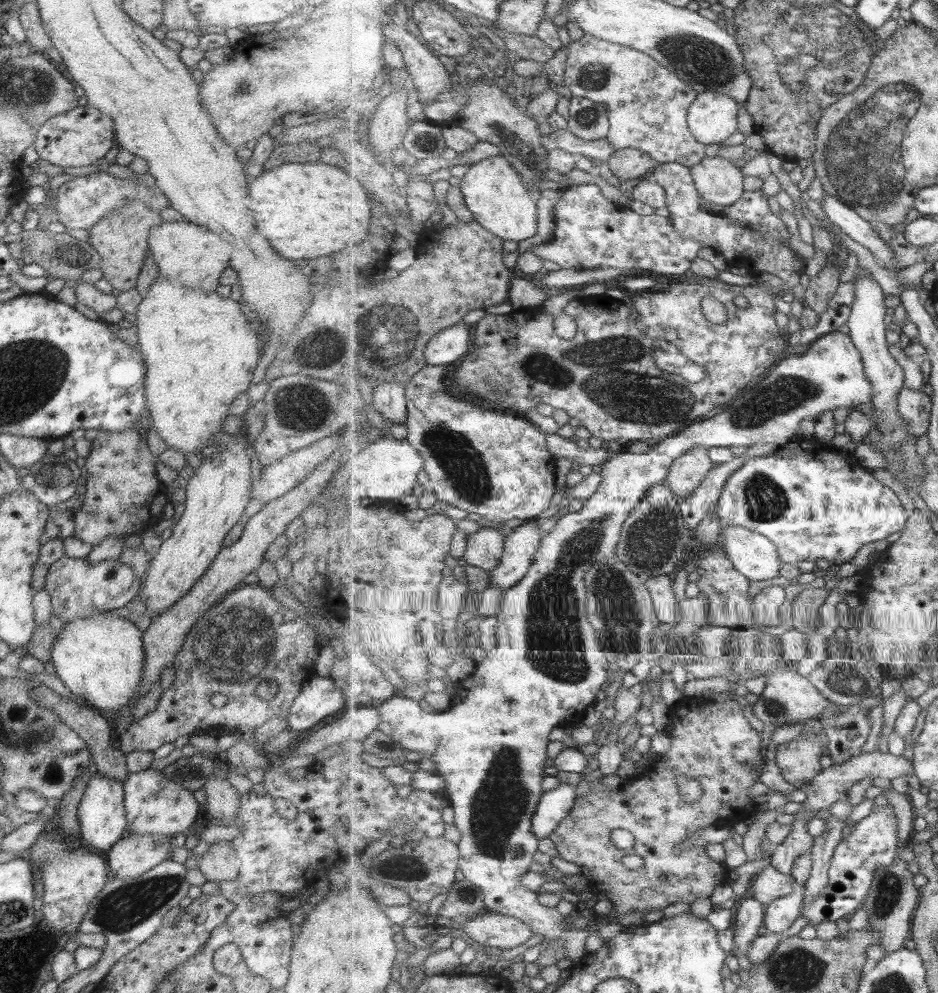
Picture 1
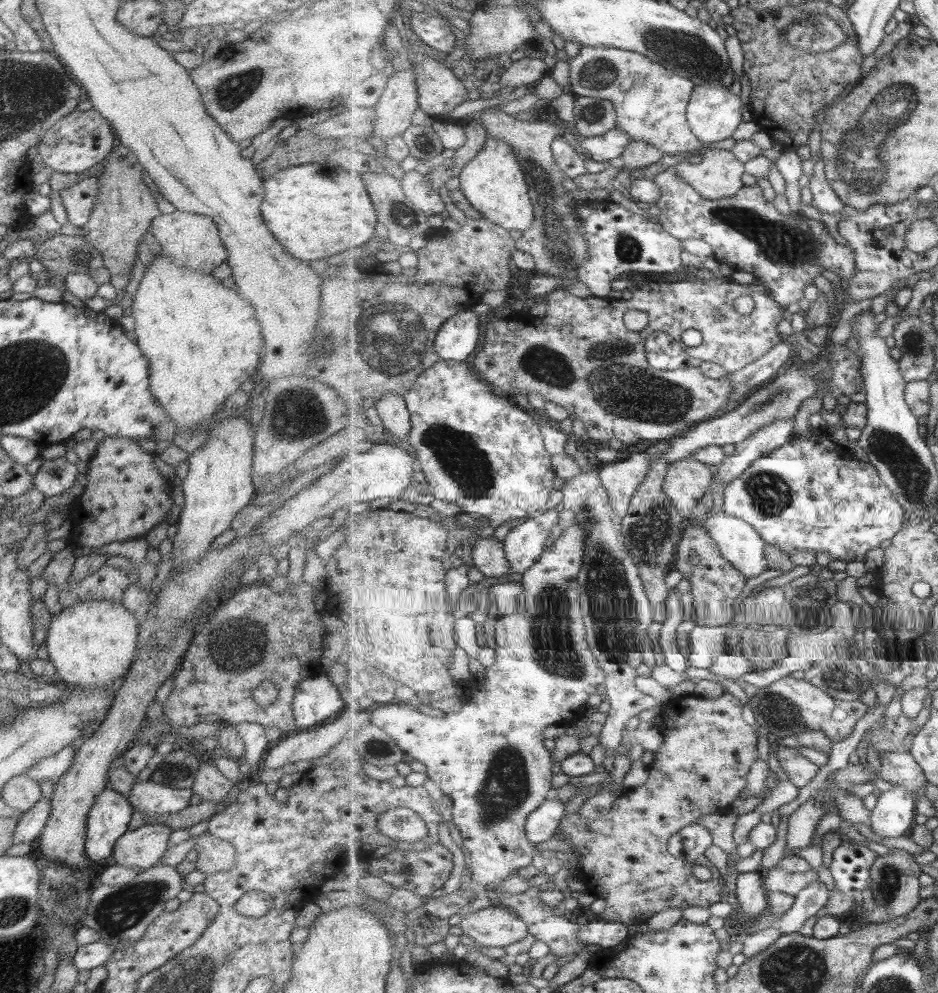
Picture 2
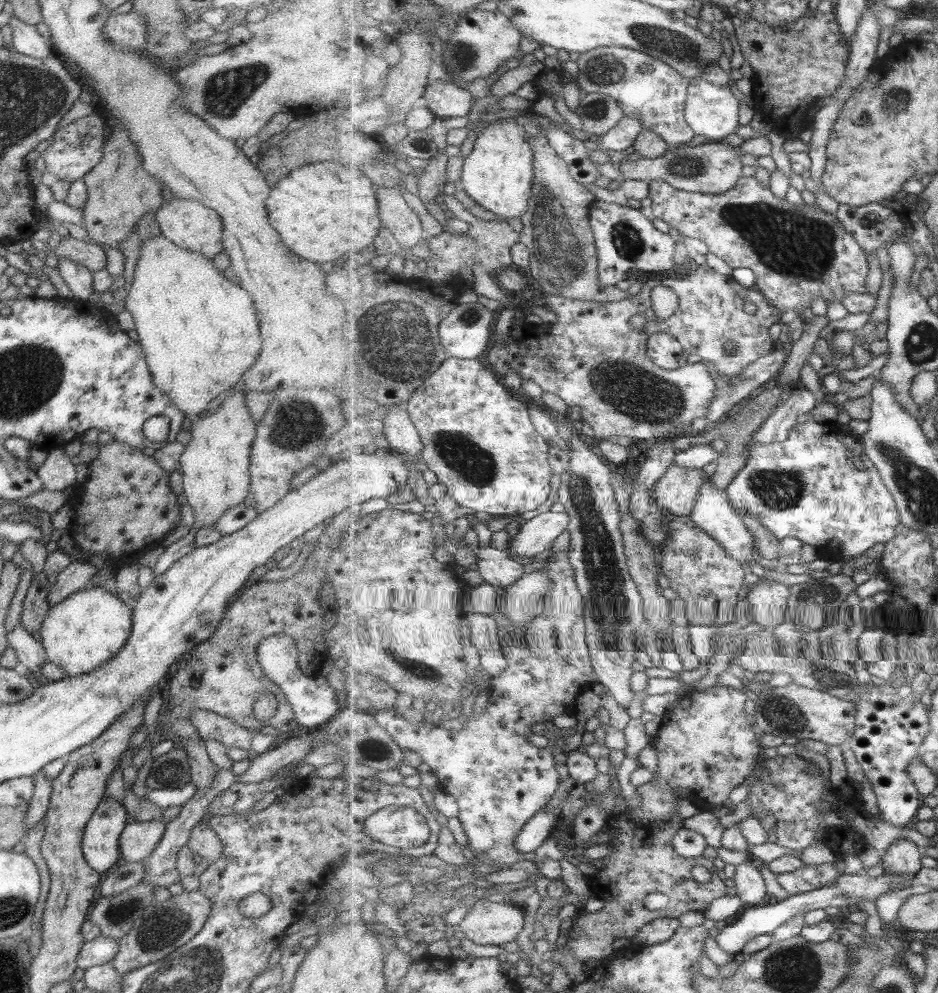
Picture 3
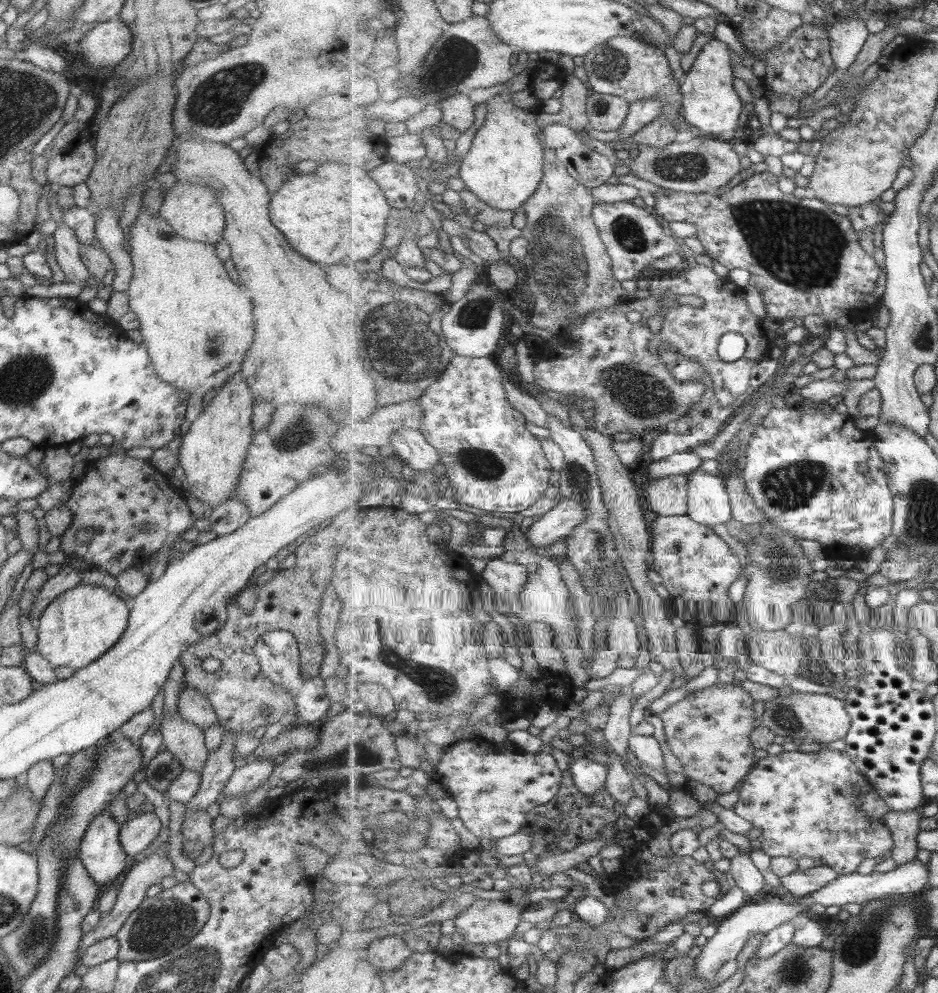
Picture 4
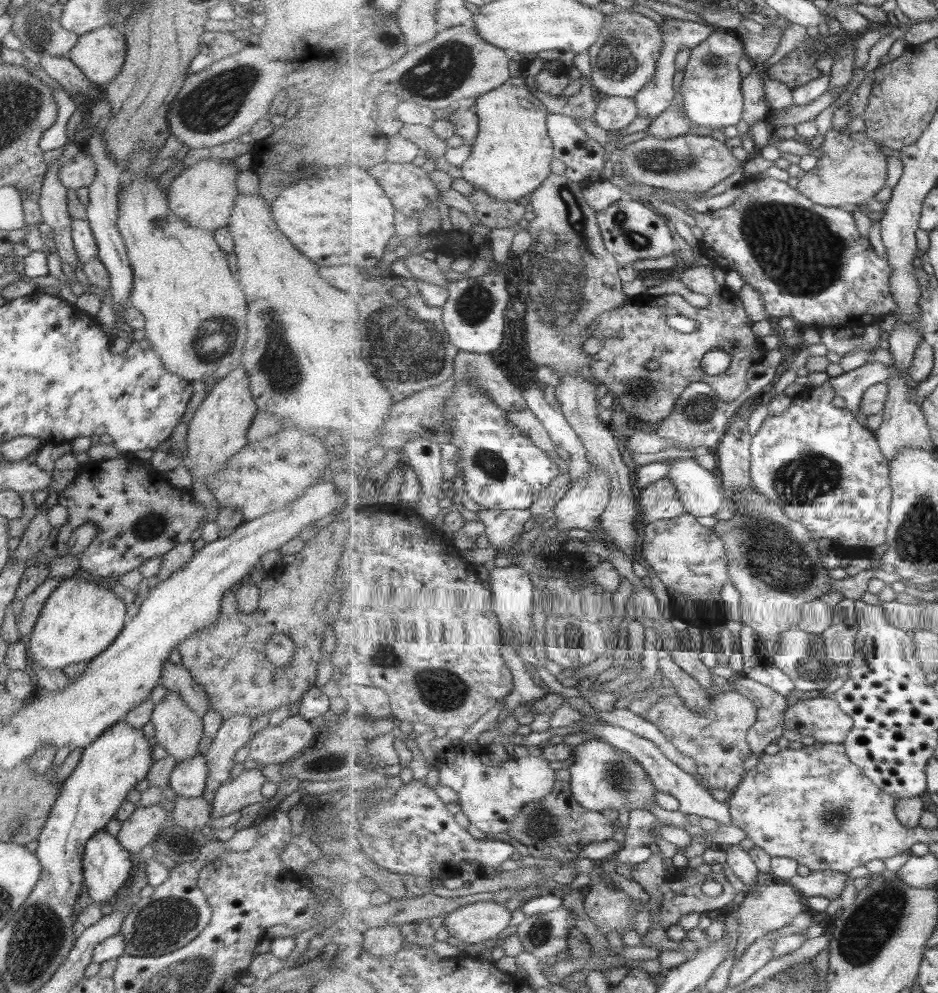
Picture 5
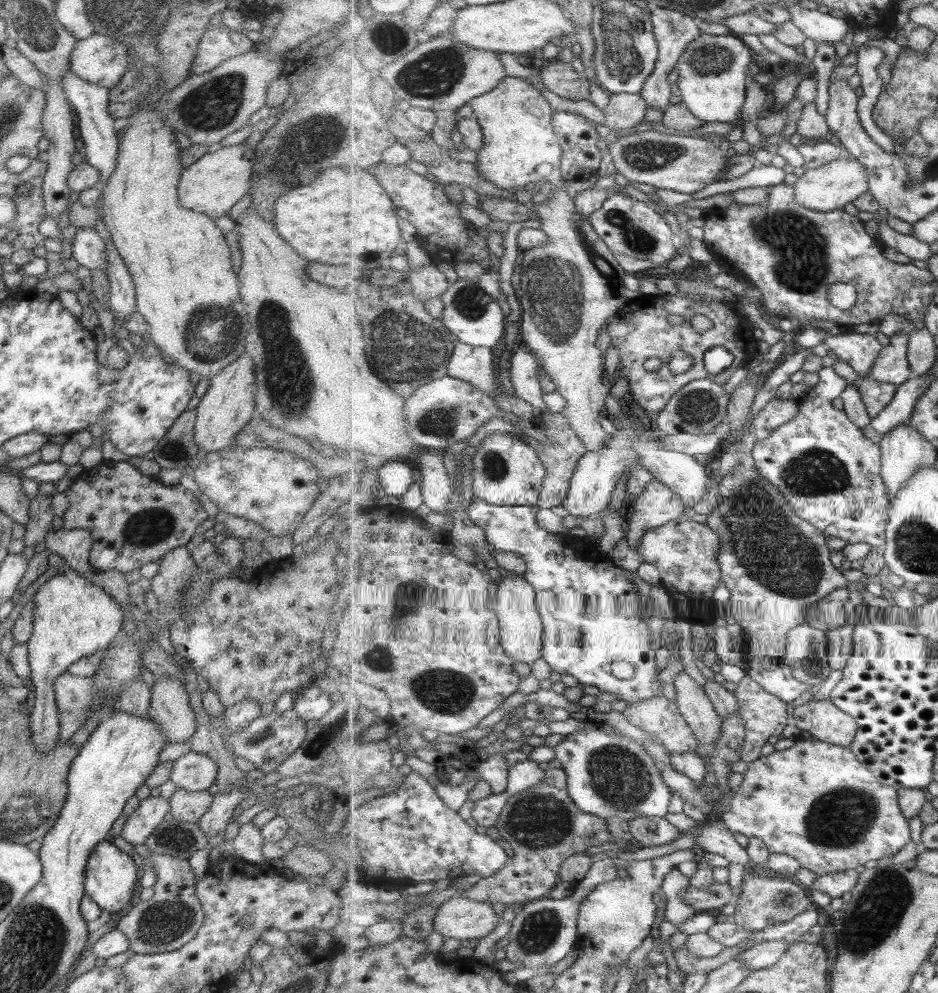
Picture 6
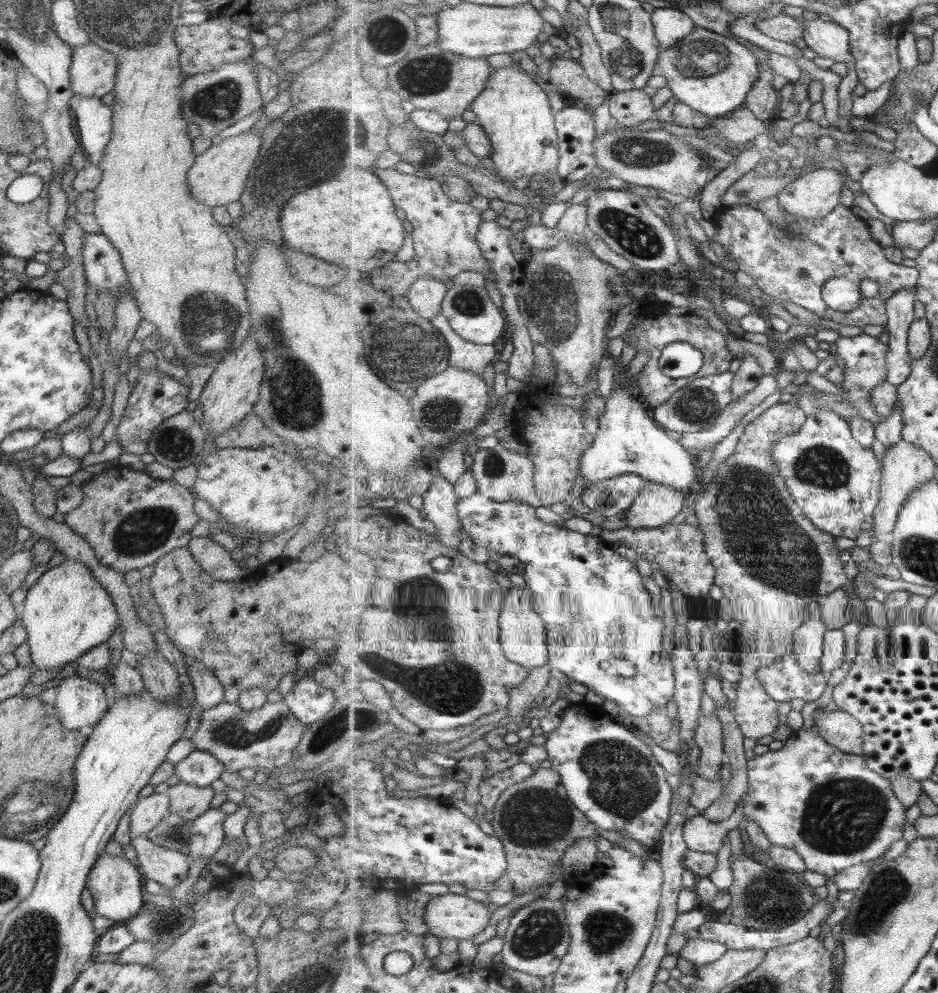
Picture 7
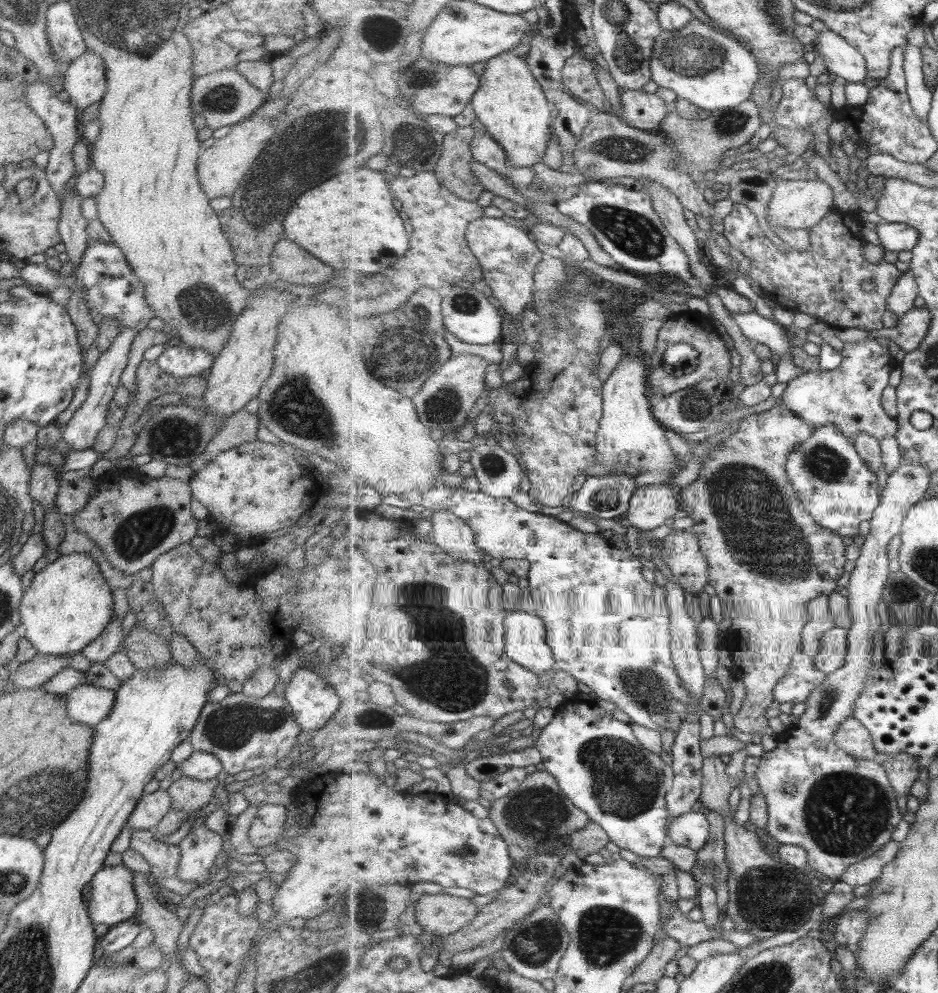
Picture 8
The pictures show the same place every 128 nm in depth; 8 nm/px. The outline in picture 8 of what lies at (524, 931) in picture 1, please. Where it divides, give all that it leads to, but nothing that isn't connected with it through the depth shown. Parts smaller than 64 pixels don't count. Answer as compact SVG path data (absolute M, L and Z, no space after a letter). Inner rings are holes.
M437 893L422 895L416 902L417 921L423 927L427 934L433 934L436 937L452 935L454 932L465 928L473 918L479 914L481 907L475 906L471 899L455 897L449 894Z

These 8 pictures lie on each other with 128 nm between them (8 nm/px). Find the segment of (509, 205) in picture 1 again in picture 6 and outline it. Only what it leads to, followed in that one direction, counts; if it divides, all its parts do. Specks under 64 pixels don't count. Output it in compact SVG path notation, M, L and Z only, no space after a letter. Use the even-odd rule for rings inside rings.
M507 75L497 88L474 98L469 103L473 108L473 115L483 129L485 145L479 150L479 161L476 165L485 180L493 182L501 190L534 189L544 182L548 182L556 190L568 190L568 192L580 186L568 183L562 176L563 150L555 134L554 110L537 87L522 78Z

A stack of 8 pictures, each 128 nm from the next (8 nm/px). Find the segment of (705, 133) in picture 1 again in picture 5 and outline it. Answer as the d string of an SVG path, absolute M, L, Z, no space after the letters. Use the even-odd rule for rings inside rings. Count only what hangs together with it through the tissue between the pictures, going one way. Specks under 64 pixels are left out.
M723 30L710 34L705 42L690 50L680 92L683 107L696 126L717 130L725 126L737 126L741 122L744 113L744 76L739 70L739 62L745 54L744 41L740 42L738 37Z

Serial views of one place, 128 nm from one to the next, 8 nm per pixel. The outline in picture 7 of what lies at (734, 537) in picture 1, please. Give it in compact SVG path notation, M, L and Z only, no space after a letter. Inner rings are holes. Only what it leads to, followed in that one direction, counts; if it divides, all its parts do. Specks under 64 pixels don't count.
M617 386L607 400L607 408L600 419L598 419L599 430L595 435L593 446L586 451L582 458L581 476L584 480L585 489L593 483L618 477L620 474L638 474L647 482L666 484L679 489L687 495L697 489L700 480L700 471L695 468L696 459L687 452L687 449L679 442L667 436L665 428L658 424L653 418L649 418L645 406L625 386Z

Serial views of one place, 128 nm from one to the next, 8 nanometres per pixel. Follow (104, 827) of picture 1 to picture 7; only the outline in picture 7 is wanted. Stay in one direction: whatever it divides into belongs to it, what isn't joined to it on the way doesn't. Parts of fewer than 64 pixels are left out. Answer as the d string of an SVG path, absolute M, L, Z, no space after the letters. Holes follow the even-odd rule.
M103 853L91 867L86 882L86 889L94 903L94 915L117 921L128 920L140 913L145 907L141 879L138 869L123 856L112 857Z

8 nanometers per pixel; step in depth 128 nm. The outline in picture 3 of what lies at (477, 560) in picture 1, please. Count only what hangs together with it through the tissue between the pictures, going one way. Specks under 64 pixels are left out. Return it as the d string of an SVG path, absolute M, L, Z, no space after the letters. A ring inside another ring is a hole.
M490 546L479 547L477 553L479 572L485 582L507 589L526 574L523 564L509 556L507 550L498 550Z

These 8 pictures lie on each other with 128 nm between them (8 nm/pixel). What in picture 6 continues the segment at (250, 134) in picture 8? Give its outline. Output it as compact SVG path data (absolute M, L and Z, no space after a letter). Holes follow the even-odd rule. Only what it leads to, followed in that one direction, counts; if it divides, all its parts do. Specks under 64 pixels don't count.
M247 144L211 148L209 154L203 154L179 175L179 183L177 183L179 206L199 212L199 214L205 214L211 220L216 220L221 216L229 217L231 207L250 188L255 158L254 150L248 148Z

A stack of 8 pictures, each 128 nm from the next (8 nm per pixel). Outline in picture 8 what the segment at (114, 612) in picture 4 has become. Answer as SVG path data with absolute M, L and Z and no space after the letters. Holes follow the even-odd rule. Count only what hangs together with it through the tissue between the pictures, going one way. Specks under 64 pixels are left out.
M86 553L59 555L34 573L29 586L22 592L18 606L19 629L35 651L43 656L72 656L95 640L113 617L112 589L107 586L98 564Z

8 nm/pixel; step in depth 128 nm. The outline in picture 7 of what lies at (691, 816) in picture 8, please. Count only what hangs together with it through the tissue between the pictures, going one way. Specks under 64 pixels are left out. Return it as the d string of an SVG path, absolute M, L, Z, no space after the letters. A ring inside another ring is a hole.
M743 808L735 809L724 822L711 822L699 813L689 818L684 825L684 839L691 850L717 854L727 834L742 827L745 819Z

